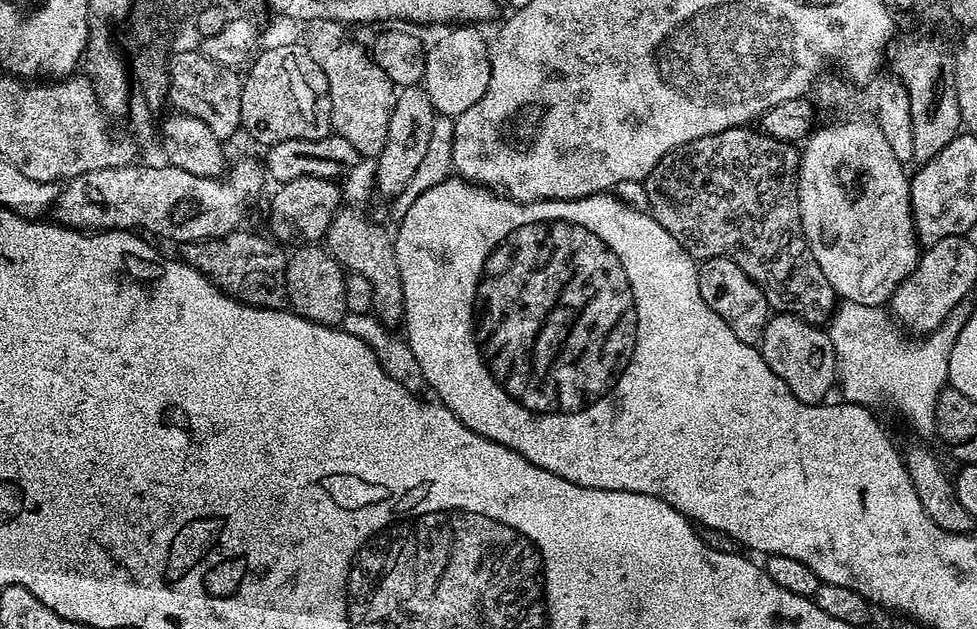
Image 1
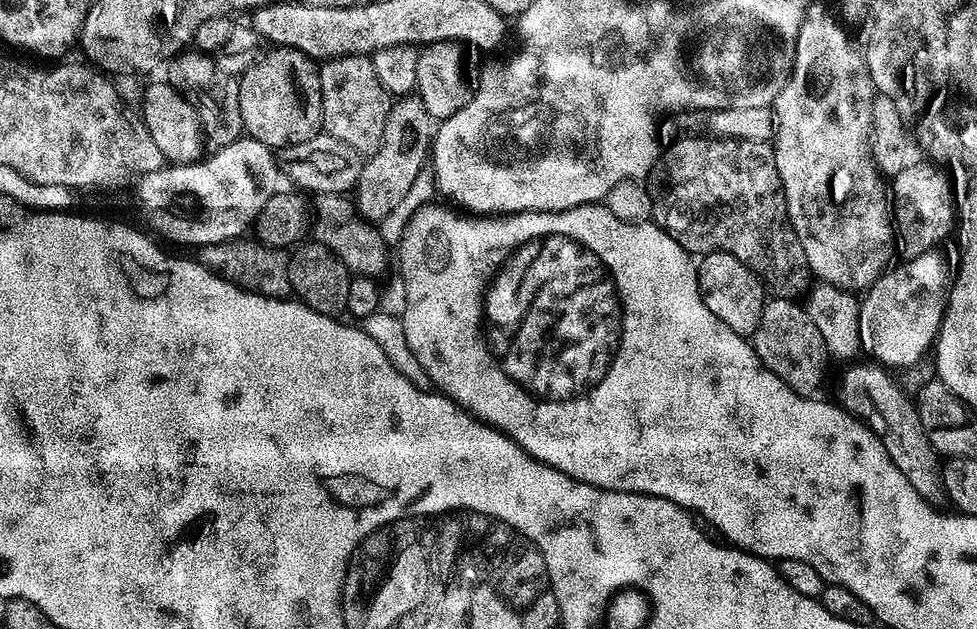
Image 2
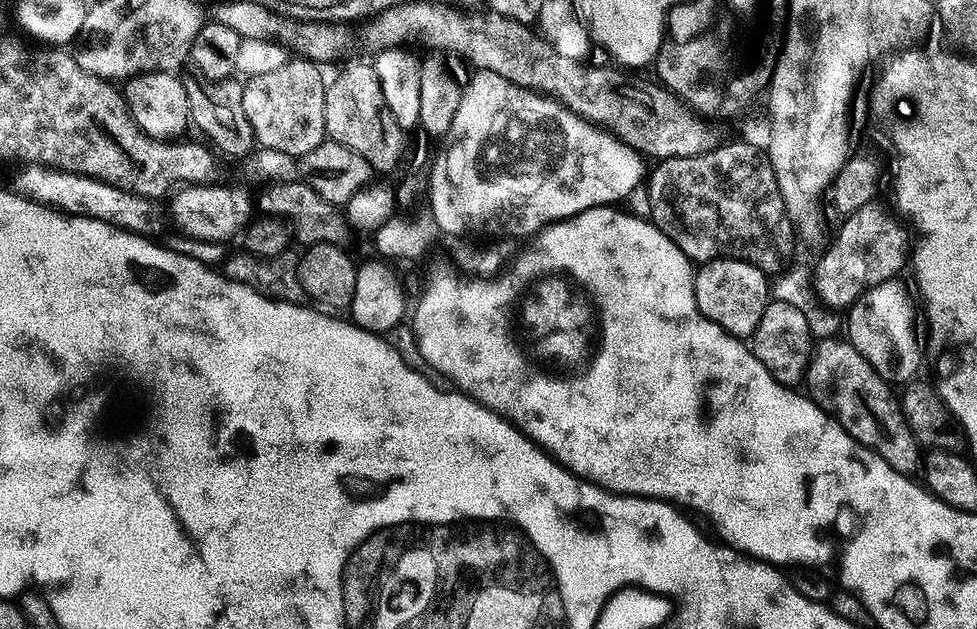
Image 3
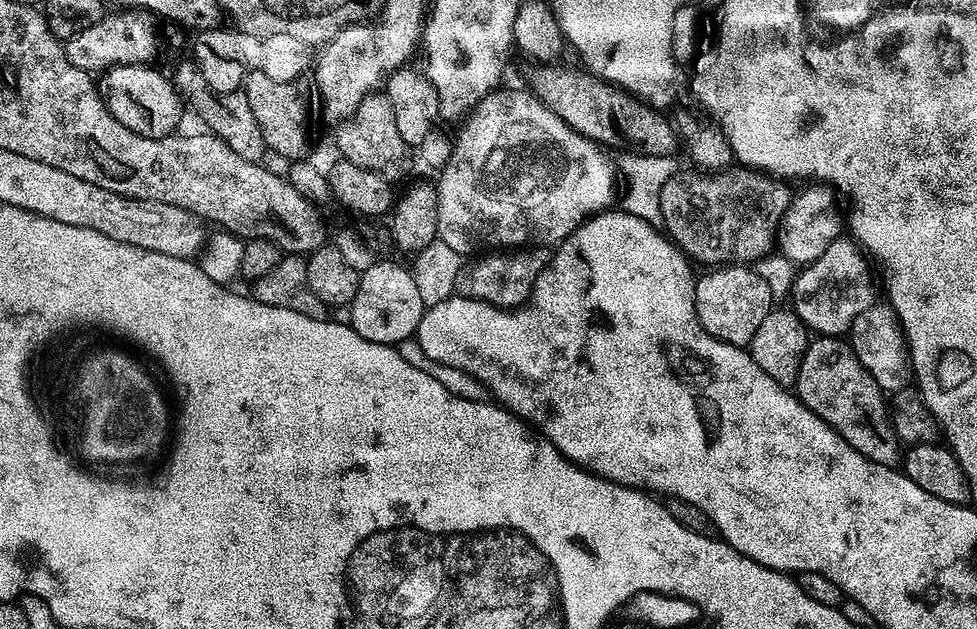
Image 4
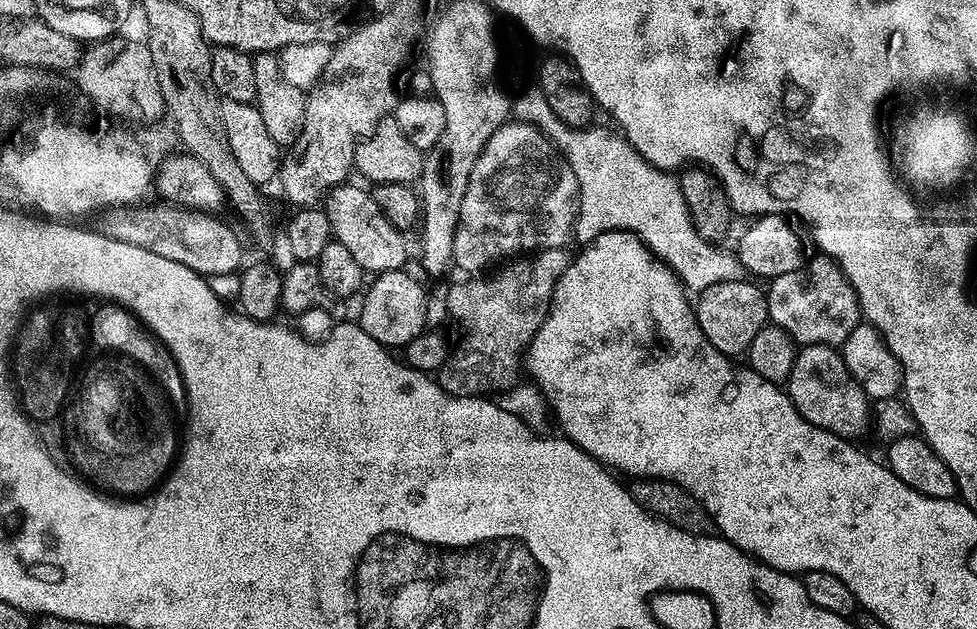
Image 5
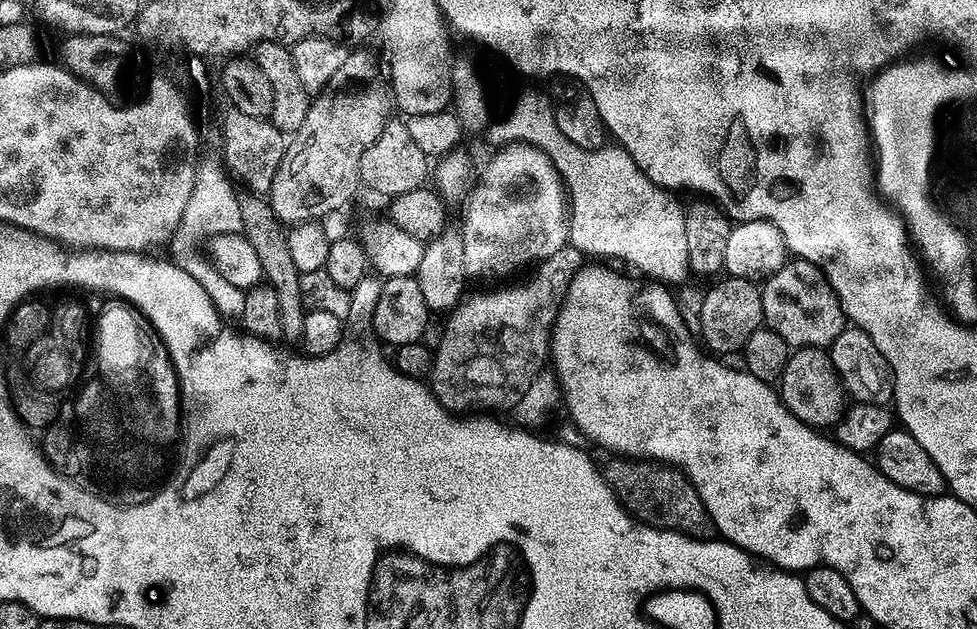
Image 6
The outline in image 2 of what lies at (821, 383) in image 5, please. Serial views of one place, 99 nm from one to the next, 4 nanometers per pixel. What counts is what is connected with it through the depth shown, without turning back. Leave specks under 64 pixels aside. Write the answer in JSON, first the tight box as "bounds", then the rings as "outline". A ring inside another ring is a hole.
{"bounds":[839,362,945,505],"outline":[[[856,362],[849,363],[849,368],[840,376],[839,407],[855,416],[860,423],[867,424],[868,429],[882,442],[882,446],[886,446],[886,454],[890,454],[890,462],[894,462],[894,466],[898,466],[898,470],[902,470],[902,474],[906,474],[906,482],[910,482],[910,486],[914,486],[914,490],[918,490],[918,494],[922,494],[922,498],[929,504],[939,505],[941,503],[939,500],[943,501],[945,499],[944,483],[940,477],[942,460],[930,446],[930,438],[926,438],[926,430],[922,430],[922,418],[918,418],[915,399],[909,393],[907,396],[888,377],[891,375],[881,365],[875,362],[867,362],[868,364],[854,363]]]}

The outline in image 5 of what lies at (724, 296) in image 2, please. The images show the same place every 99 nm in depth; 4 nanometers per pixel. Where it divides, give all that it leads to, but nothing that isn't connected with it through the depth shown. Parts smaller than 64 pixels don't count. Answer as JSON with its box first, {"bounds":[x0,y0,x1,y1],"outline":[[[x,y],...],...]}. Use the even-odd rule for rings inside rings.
{"bounds":[695,279,769,358],"outline":[[[751,279],[740,282],[718,282],[717,285],[703,289],[695,297],[696,321],[706,334],[710,346],[729,358],[740,358],[745,355],[754,342],[754,334],[769,323],[768,297],[763,287],[752,284]]]}

